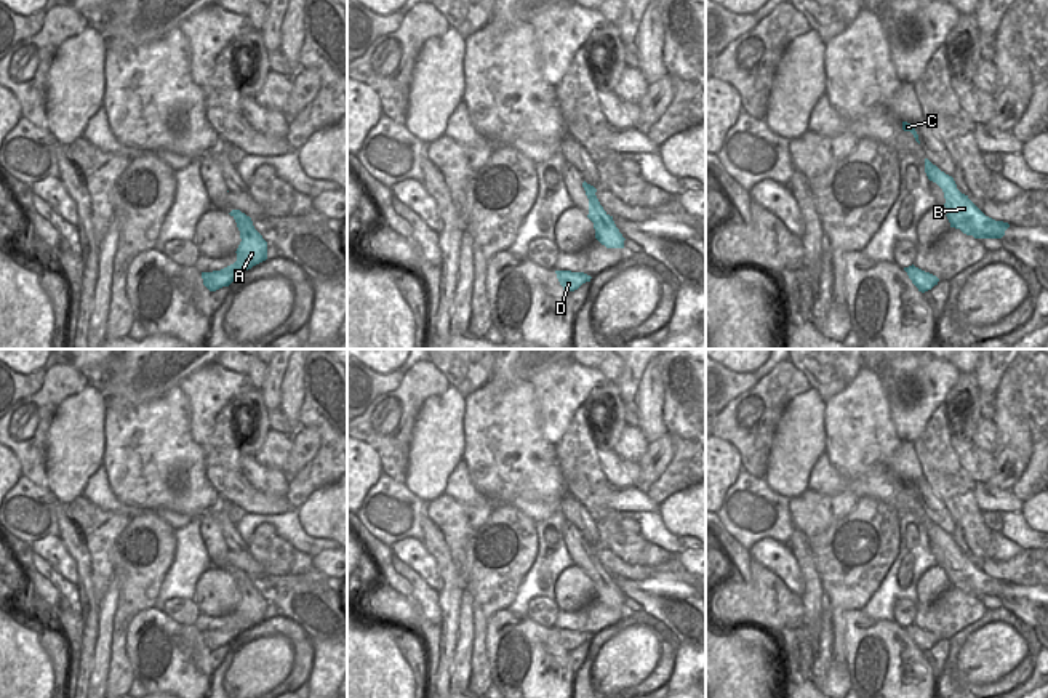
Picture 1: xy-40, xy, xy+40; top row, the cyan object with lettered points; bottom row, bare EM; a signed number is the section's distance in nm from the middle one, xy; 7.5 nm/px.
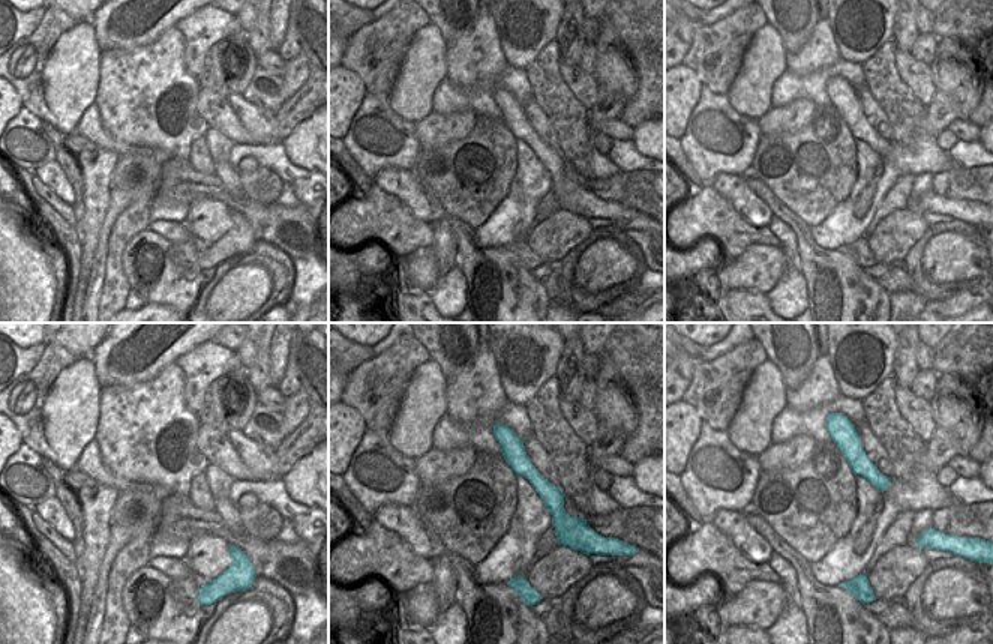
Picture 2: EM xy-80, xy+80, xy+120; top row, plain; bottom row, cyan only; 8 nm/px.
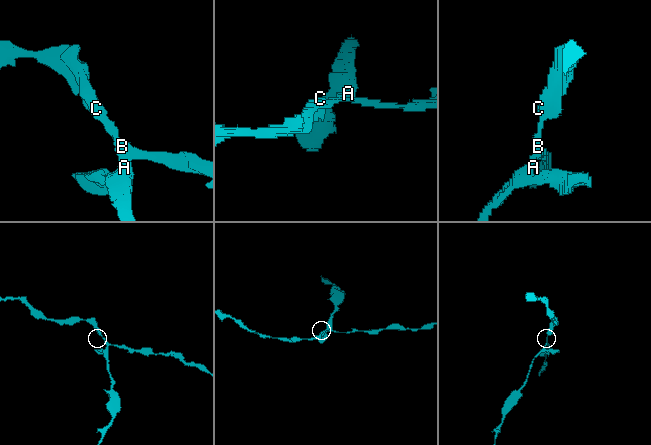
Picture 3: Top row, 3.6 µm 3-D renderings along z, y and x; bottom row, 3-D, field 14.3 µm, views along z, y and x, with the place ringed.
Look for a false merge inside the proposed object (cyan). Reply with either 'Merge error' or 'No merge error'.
Merge error

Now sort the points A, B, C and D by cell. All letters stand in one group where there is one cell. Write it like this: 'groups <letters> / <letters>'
groups A D / B C

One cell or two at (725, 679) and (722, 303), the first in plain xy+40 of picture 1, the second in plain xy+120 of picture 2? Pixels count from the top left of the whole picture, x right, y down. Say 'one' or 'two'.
two

